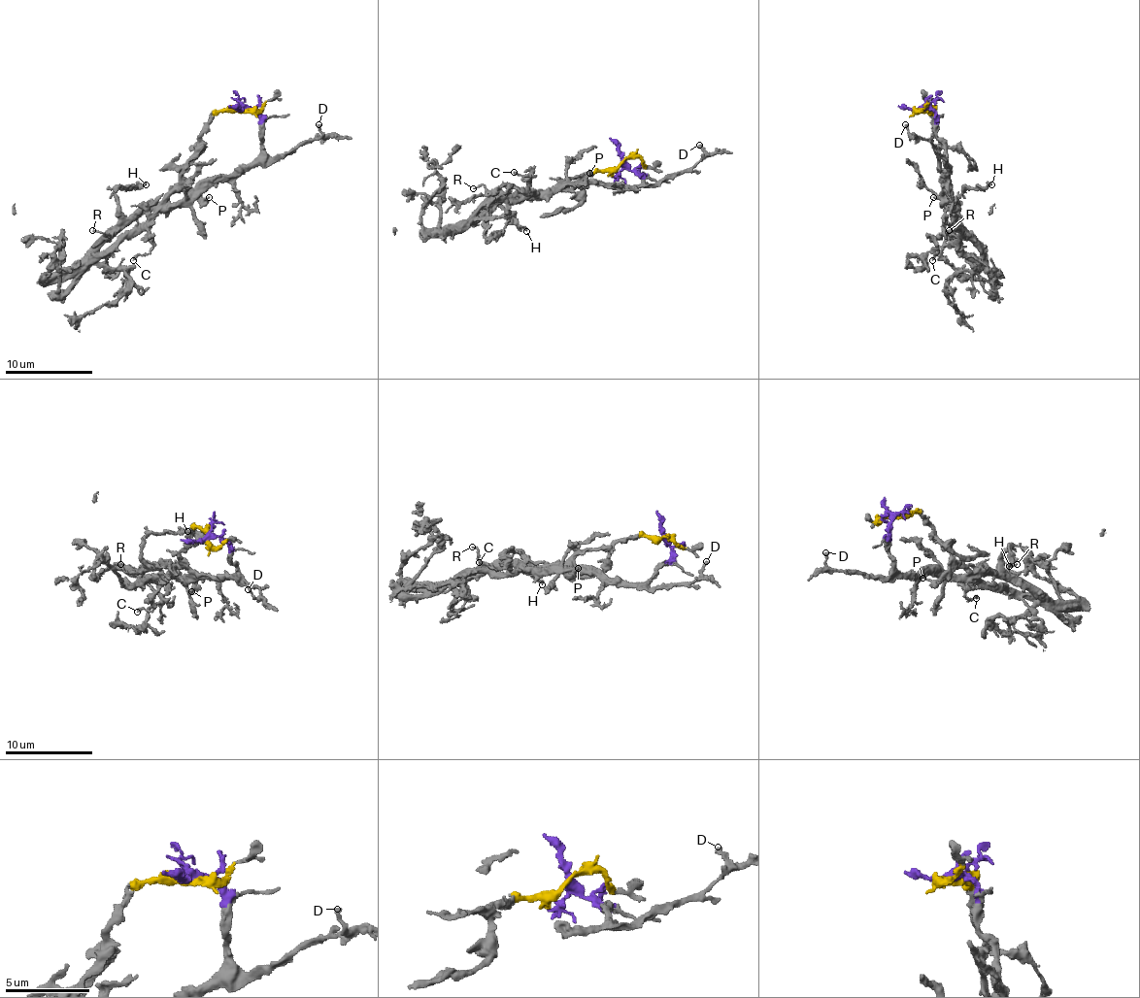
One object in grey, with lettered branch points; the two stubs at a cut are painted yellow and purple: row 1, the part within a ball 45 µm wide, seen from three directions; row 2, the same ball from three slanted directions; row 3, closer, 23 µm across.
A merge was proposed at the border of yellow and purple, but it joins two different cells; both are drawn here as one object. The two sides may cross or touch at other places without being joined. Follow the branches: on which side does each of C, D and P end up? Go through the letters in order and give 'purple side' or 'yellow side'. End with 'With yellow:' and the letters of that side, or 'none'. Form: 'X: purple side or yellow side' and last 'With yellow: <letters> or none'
C: yellow side
D: purple side
P: yellow side
With yellow: C, P

